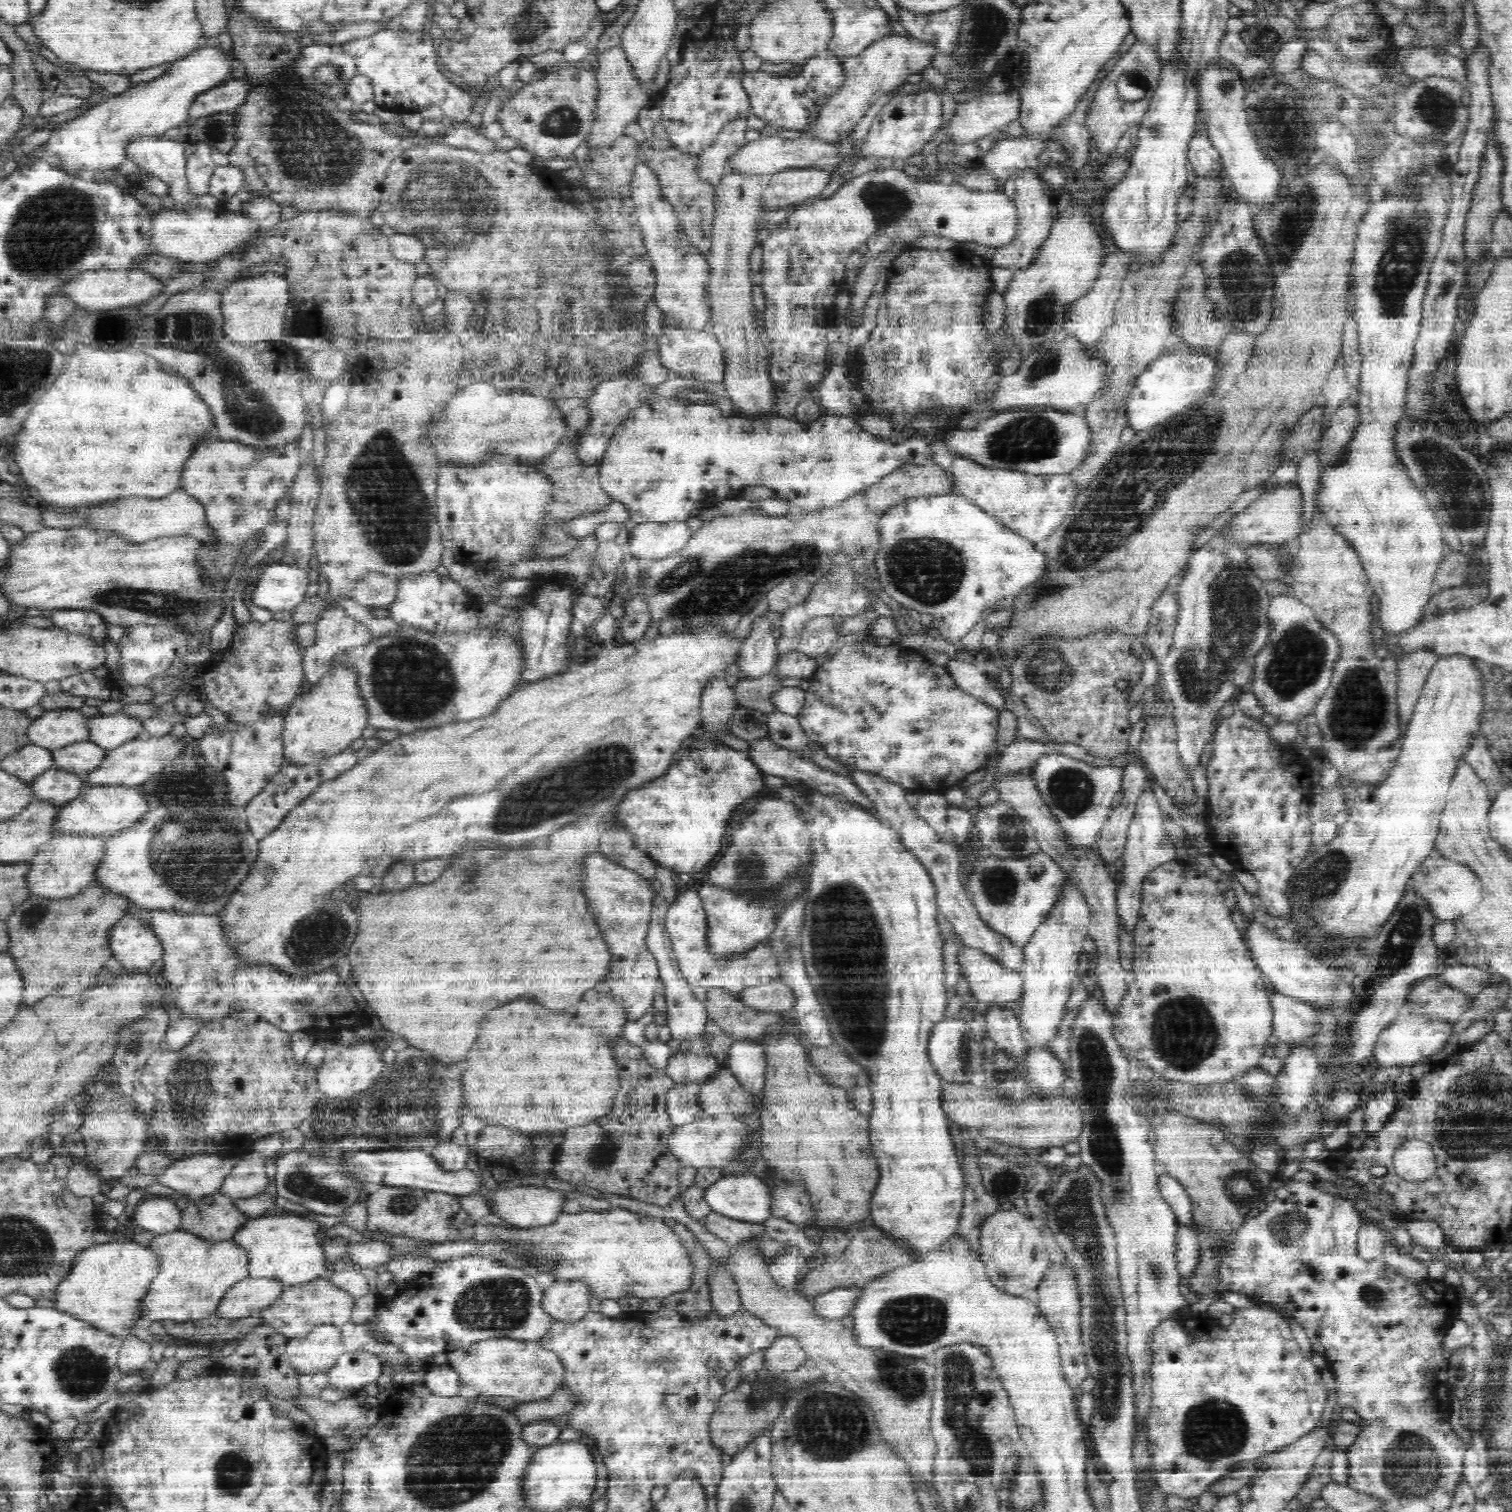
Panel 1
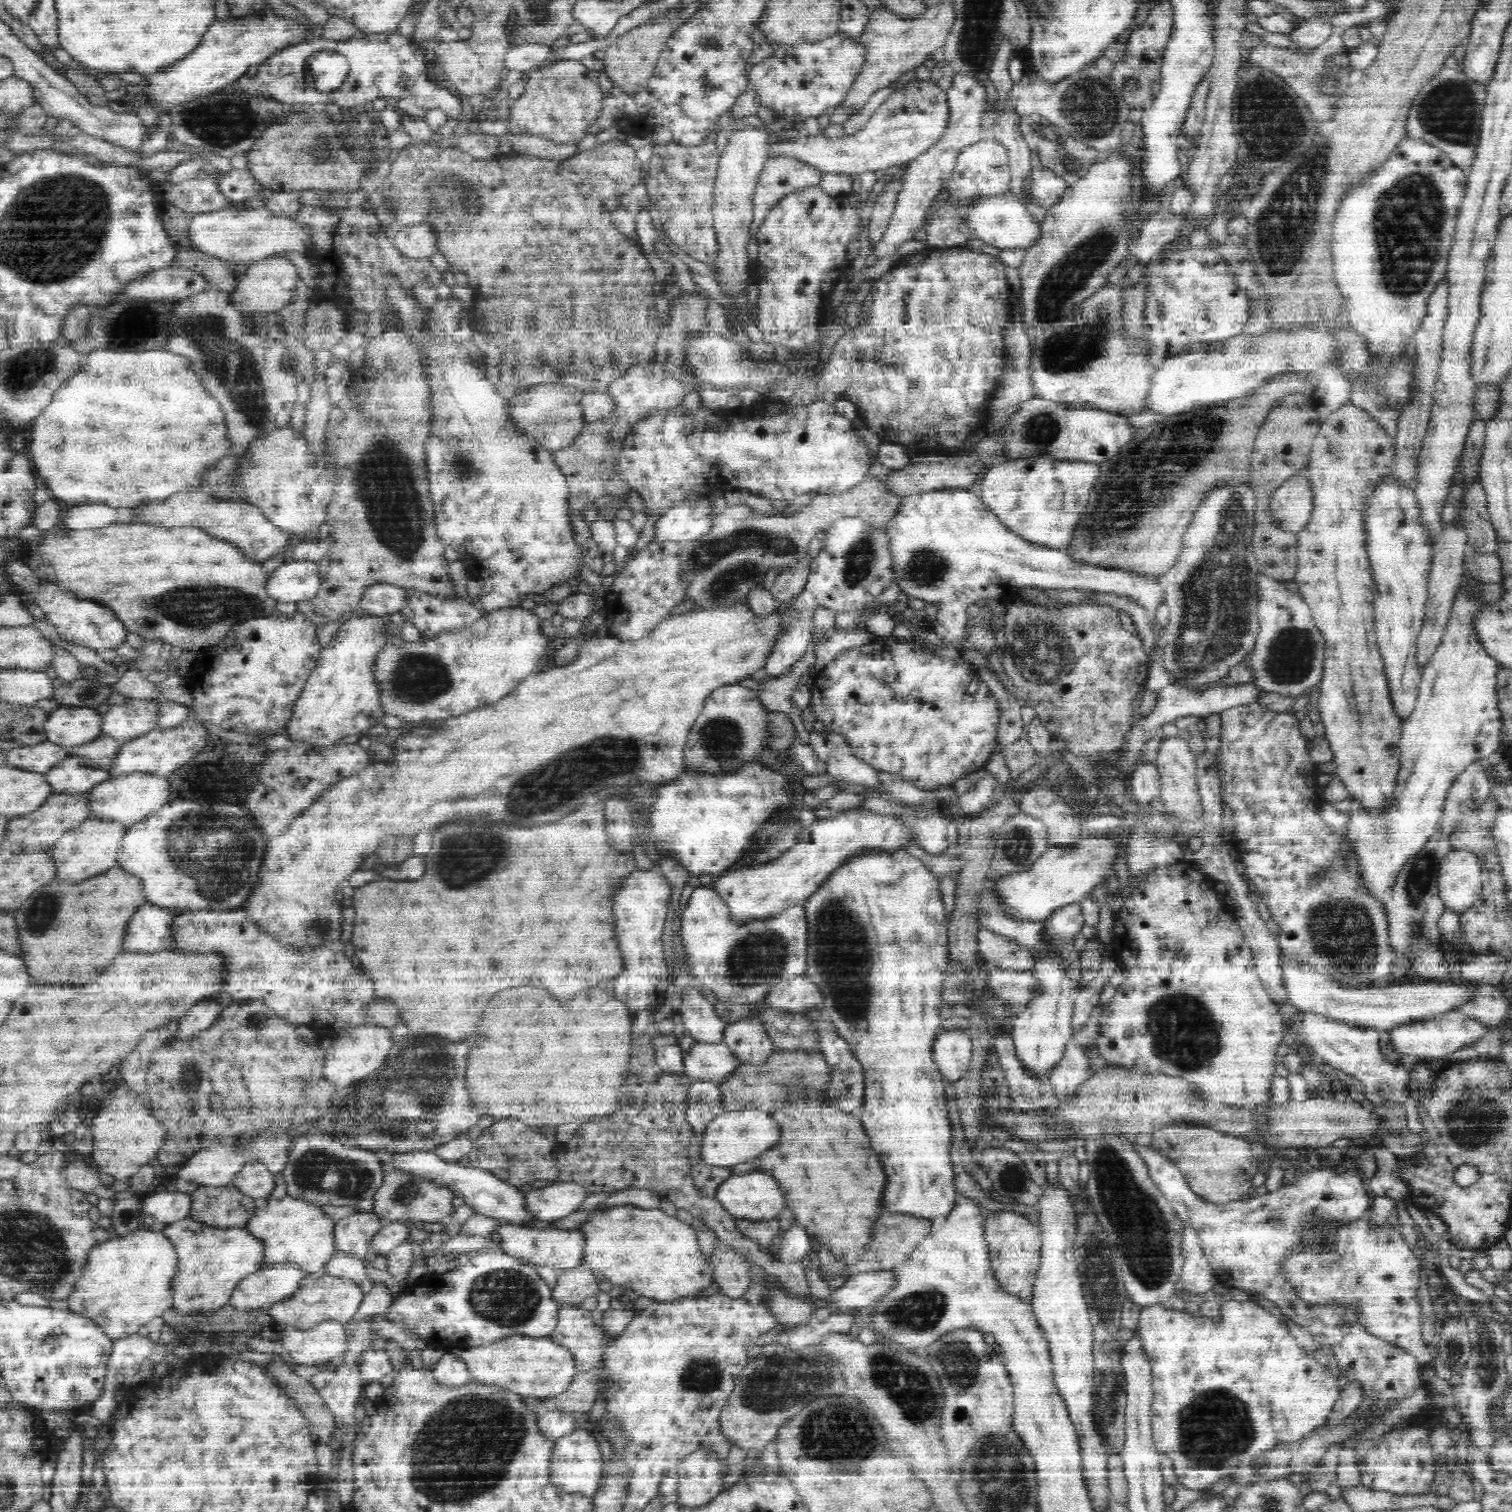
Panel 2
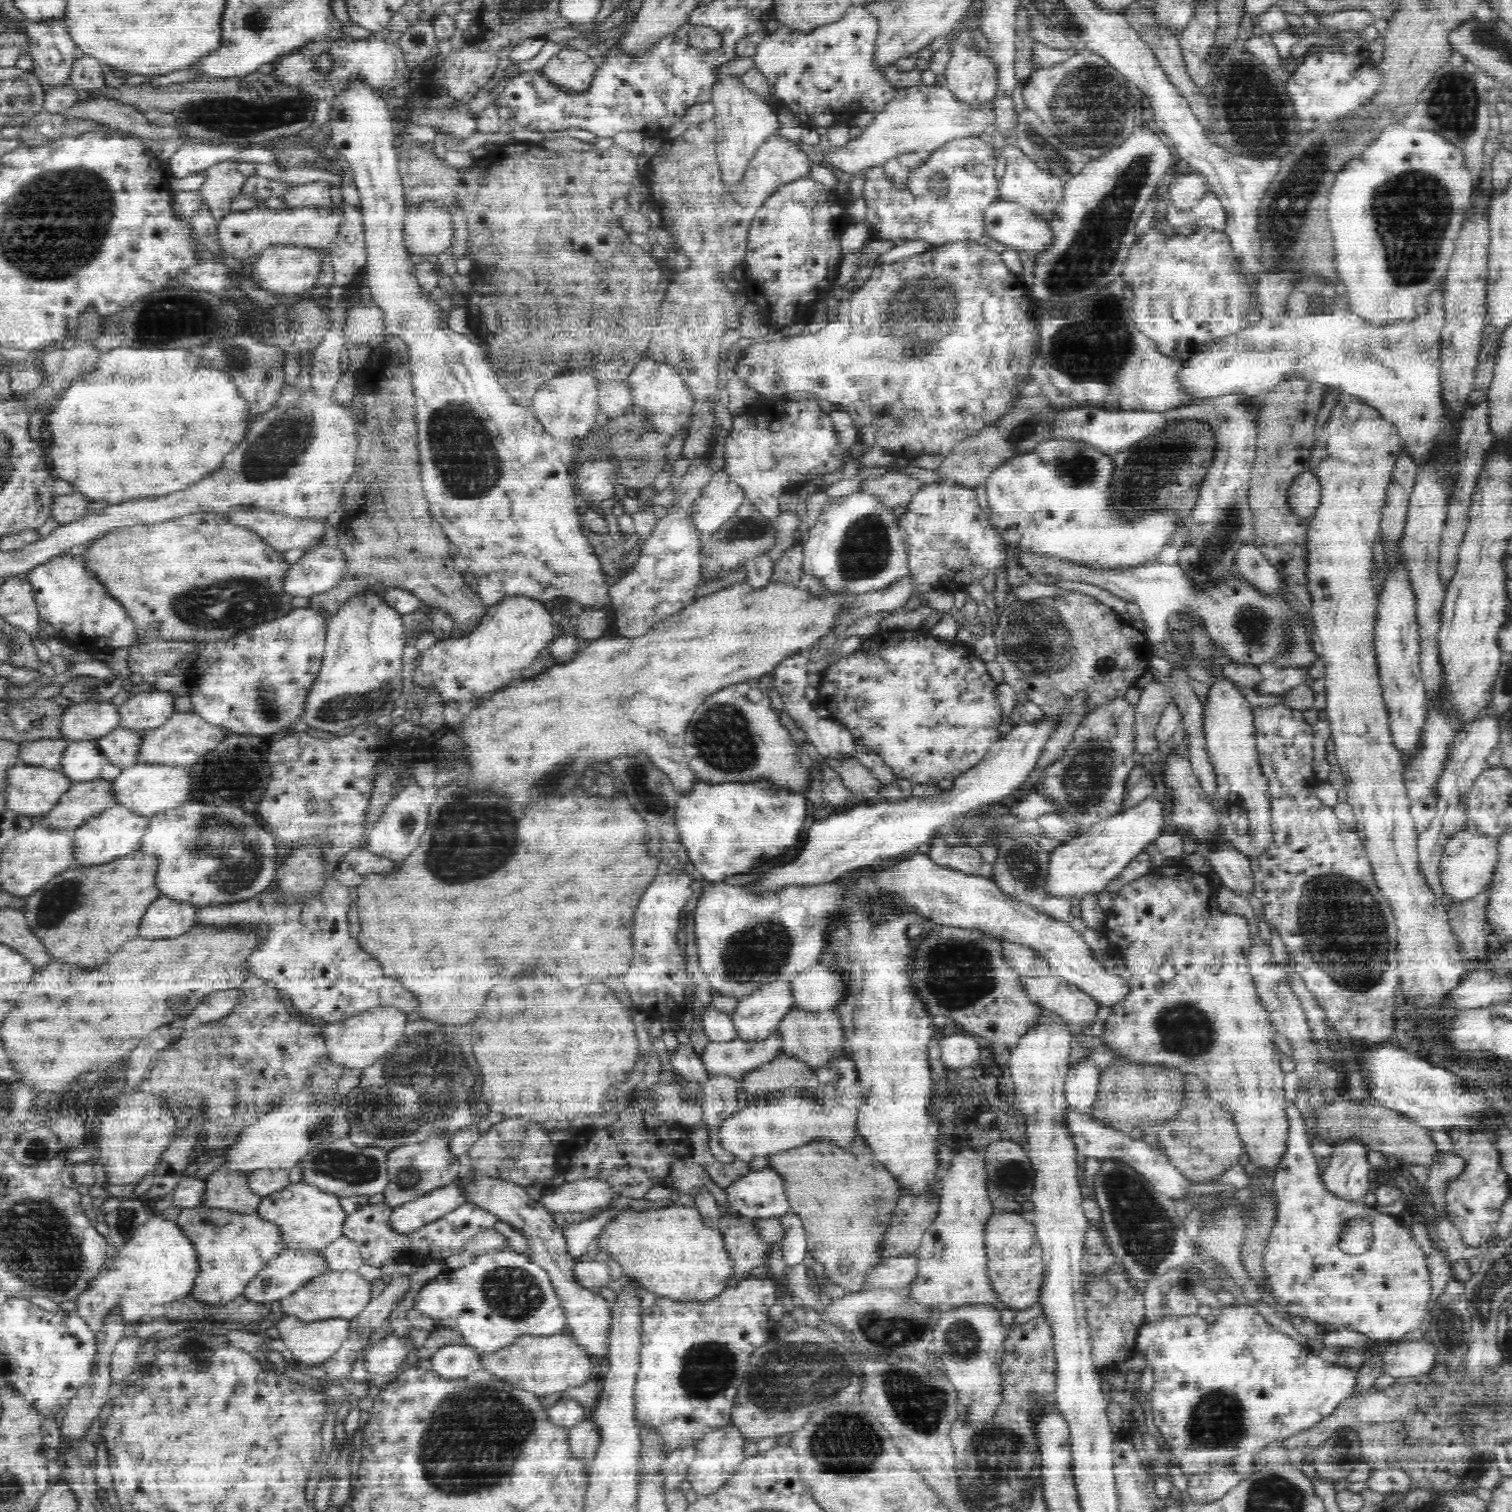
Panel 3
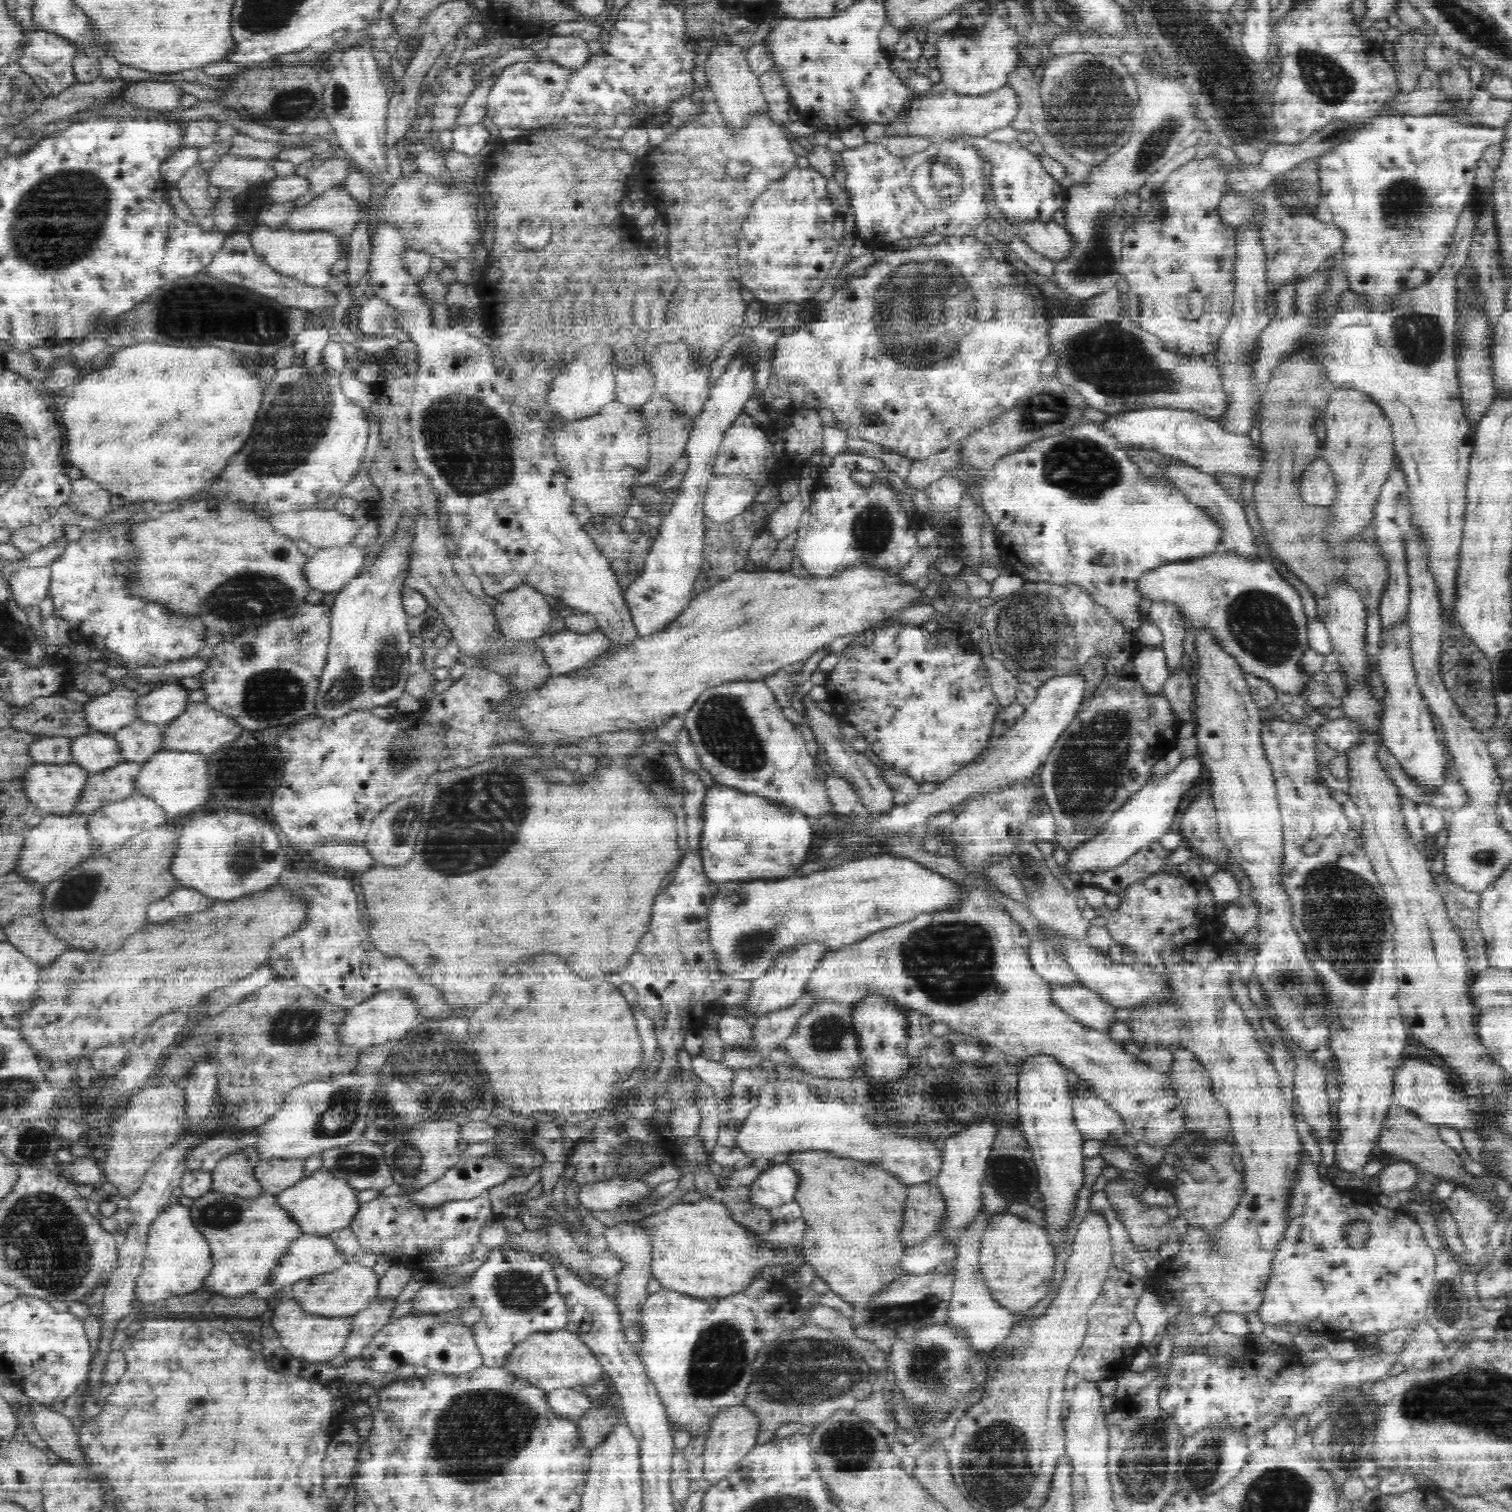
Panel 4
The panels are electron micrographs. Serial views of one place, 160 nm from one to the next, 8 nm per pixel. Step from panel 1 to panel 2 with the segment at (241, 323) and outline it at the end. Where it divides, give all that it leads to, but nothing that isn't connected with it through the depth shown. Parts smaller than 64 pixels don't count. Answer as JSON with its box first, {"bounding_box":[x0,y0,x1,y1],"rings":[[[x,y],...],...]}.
{"bounding_box":[234,255,300,312],"rings":[[[270,255],[262,260],[249,264],[246,273],[240,276],[234,301],[239,304],[239,310],[257,310],[258,312],[280,311],[292,300],[296,284],[300,282],[298,268],[284,256]]]}

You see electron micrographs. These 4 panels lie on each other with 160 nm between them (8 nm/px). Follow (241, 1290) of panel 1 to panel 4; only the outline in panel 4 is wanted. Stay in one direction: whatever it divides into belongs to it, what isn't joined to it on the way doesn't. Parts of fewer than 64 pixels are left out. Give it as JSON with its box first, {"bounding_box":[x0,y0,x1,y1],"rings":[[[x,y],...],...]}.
{"bounding_box":[271,1233,348,1290],"rings":[[[304,1233],[283,1258],[271,1285],[276,1290],[297,1280],[340,1268],[348,1262],[346,1253],[326,1234]]]}

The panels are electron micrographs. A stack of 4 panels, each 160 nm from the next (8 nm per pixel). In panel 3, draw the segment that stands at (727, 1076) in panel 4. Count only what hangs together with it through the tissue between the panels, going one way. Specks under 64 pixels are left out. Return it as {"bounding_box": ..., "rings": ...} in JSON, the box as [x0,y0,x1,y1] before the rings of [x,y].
{"bounding_box":[672,1045,714,1086],"rings":[[[679,1045],[673,1053],[672,1062],[675,1071],[690,1083],[696,1083],[698,1086],[706,1086],[714,1077],[710,1074],[706,1063],[702,1060],[700,1054],[694,1051],[690,1045]]]}

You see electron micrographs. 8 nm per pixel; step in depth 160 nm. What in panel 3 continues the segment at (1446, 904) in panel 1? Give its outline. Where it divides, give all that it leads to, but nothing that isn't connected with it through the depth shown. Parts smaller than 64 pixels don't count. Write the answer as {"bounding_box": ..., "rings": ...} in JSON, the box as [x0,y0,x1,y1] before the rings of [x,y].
{"bounding_box":[1440,817,1499,900],"rings":[[[1467,817],[1460,825],[1462,828],[1452,833],[1443,849],[1440,878],[1443,892],[1458,900],[1464,900],[1488,890],[1497,869],[1499,839],[1480,831]]]}

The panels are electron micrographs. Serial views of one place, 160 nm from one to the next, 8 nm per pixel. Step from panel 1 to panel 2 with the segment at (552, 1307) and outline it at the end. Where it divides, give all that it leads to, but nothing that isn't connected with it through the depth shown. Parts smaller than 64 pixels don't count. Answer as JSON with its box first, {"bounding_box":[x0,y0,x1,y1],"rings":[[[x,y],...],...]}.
{"bounding_box":[553,1267,603,1307],"rings":[[[589,1267],[568,1268],[559,1271],[553,1297],[561,1307],[573,1307],[585,1298],[595,1296],[600,1288],[603,1286]]]}

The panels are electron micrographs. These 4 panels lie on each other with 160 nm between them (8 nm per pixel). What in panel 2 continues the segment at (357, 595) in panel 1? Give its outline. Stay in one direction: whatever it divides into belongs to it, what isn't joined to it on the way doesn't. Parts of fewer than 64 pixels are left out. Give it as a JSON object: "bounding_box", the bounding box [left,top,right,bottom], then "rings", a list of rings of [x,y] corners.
{"bounding_box":[360,584,410,615],"rings":[[[391,584],[369,586],[362,595],[360,608],[370,614],[391,615],[406,610],[410,604],[406,589]]]}

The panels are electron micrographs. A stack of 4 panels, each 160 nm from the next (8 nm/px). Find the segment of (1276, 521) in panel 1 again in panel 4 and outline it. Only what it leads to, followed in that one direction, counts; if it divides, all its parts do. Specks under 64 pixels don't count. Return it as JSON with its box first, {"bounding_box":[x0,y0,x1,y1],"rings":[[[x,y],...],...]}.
{"bounding_box":[1302,456,1338,507],"rings":[[[1318,456],[1302,475],[1302,499],[1312,507],[1334,506],[1338,502],[1338,480],[1330,463]]]}

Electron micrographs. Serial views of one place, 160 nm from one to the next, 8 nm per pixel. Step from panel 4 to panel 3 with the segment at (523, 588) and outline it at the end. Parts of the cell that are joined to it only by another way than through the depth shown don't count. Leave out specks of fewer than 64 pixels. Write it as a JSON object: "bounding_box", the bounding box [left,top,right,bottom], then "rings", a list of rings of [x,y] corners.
{"bounding_box":[413,594,557,702],"rings":[[[518,594],[506,596],[488,607],[484,620],[472,634],[440,640],[422,653],[413,682],[426,686],[434,684],[442,696],[439,702],[466,700],[509,683],[510,676],[531,664],[534,656],[546,649],[548,642],[557,635],[552,614],[542,600]]]}

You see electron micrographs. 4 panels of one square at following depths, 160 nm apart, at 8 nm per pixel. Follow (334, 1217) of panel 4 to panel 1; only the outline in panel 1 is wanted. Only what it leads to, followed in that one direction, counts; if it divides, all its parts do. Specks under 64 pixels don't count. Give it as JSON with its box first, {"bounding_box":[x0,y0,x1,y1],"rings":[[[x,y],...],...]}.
{"bounding_box":[232,1211,326,1286],"rings":[[[286,1211],[282,1214],[260,1214],[250,1218],[232,1238],[245,1246],[250,1255],[249,1276],[281,1278],[288,1286],[324,1276],[326,1256],[322,1245],[326,1241],[319,1222],[304,1215]]]}

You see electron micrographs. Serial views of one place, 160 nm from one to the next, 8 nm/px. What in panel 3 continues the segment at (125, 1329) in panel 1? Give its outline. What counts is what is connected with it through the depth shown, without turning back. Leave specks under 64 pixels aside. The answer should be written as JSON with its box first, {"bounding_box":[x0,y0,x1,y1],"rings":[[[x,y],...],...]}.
{"bounding_box":[76,1215,200,1333],"rings":[[[159,1215],[149,1219],[133,1234],[118,1257],[111,1259],[105,1272],[96,1277],[90,1288],[76,1300],[76,1313],[93,1333],[100,1330],[109,1306],[119,1304],[127,1325],[139,1321],[147,1314],[152,1318],[164,1318],[165,1303],[190,1295],[200,1274],[200,1253],[188,1234],[178,1224],[179,1218],[170,1220]]]}

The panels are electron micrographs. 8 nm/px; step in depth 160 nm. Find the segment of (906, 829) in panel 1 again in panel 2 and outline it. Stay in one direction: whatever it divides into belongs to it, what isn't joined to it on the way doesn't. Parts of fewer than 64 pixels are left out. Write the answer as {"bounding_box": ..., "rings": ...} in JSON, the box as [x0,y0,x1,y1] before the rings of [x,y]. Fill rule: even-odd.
{"bounding_box":[809,730,1035,971],"rings":[[[833,730],[809,731],[809,745],[814,754],[826,763],[828,773],[838,781],[862,784],[868,791],[877,791],[877,770],[863,758],[858,758],[847,738]],[[978,931],[979,954],[990,966],[1001,970],[1033,971],[1035,960],[1026,946],[988,931]]]}

